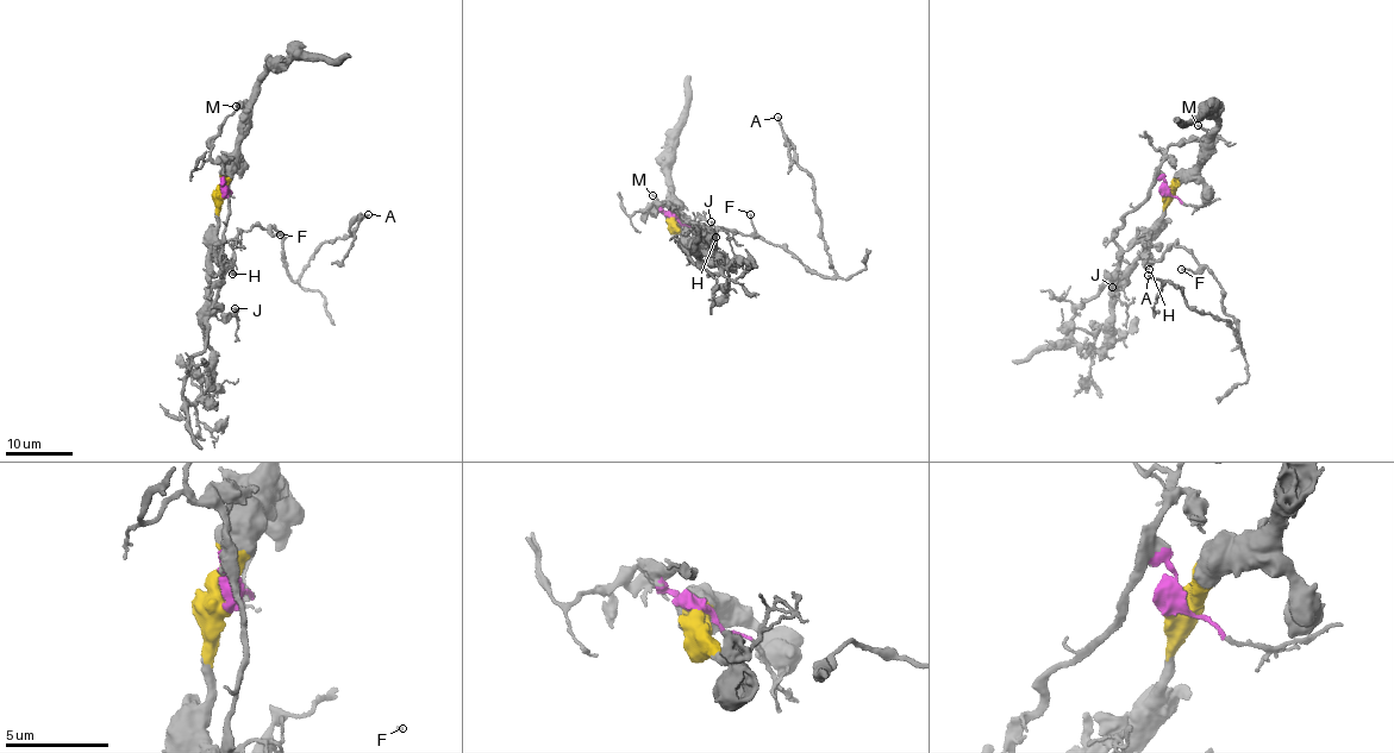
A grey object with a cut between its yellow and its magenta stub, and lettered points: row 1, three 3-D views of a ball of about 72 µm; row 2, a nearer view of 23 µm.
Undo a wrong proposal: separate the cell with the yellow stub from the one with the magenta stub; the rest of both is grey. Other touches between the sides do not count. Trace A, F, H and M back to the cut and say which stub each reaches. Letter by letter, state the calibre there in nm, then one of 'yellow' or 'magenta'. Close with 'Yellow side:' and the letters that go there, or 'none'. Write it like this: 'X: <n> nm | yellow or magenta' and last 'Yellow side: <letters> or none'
A: 240 nm | yellow
F: 150 nm | yellow
H: 110 nm | yellow
M: 180 nm | magenta
Yellow side: A, F, H

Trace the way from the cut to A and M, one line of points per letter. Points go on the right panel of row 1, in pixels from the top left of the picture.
A: (1162, 194), (1148, 259), (1174, 244), (1204, 265), (1243, 352), (1230, 322), (1148, 275)
M: (1162, 194), (1164, 174), (1160, 165), (1168, 148), (1201, 138), (1206, 133), (1196, 125)

